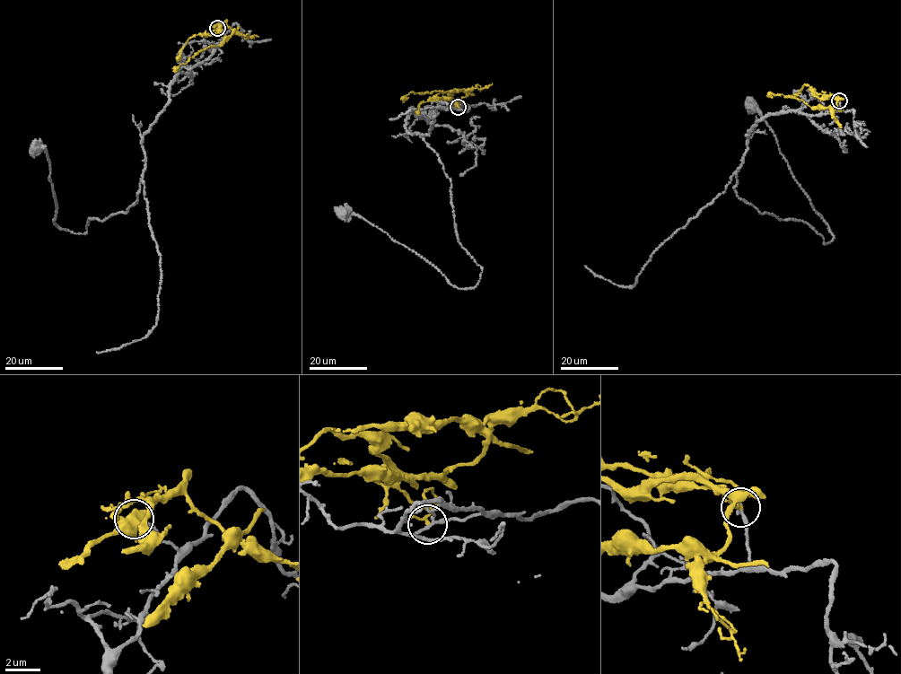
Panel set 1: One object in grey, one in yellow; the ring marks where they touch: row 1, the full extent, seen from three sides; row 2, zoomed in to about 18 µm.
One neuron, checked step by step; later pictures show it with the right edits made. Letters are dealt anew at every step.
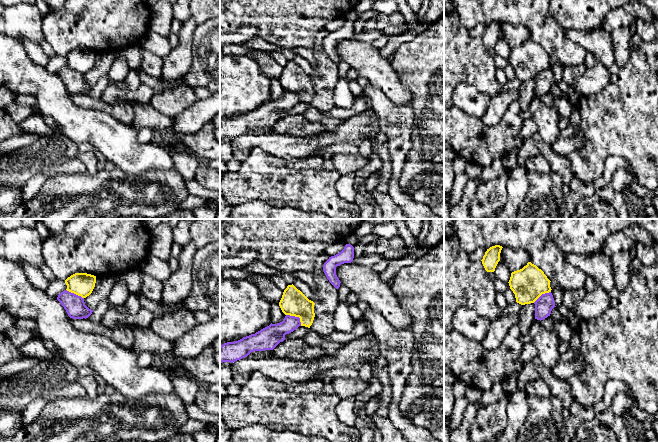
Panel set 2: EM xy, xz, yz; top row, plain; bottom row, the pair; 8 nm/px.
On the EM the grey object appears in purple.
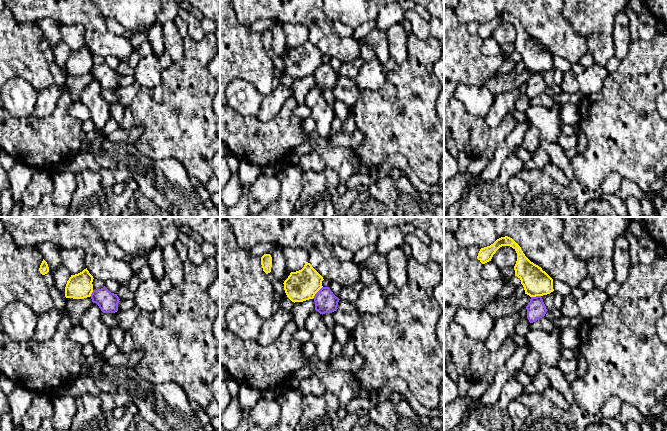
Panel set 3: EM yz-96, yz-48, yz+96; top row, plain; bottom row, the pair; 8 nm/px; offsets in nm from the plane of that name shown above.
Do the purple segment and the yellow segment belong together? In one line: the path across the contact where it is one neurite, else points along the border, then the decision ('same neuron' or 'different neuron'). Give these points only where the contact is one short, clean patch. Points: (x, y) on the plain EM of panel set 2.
border along xz (286, 90), (297, 92), (301, 101); different neuron

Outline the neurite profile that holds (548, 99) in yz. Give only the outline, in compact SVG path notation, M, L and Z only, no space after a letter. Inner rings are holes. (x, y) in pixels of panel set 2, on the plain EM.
M548 92L547 94L543 95L540 97L541 98L541 101L551 107L551 108L555 108L555 102L554 102L554 95L553 93L551 92Z

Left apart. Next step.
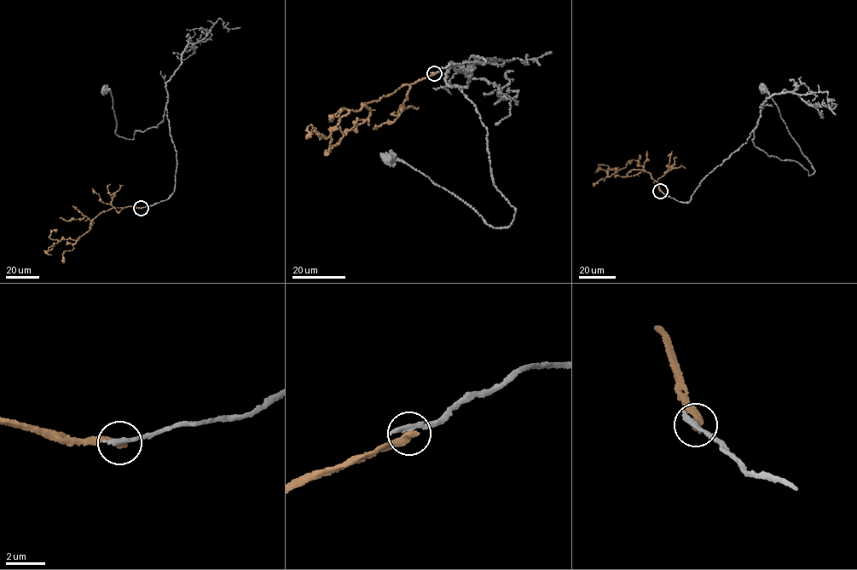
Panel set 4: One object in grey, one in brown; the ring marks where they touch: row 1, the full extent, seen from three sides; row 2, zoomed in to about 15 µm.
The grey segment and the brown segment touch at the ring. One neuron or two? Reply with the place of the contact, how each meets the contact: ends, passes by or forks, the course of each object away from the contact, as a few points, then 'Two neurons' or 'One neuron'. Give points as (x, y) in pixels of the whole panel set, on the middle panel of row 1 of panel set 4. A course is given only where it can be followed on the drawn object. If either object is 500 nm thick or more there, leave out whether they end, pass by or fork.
Place: (434, 73). At the ring grey ends. At the ring brown ends. Course of grey: (434, 73), (485, 60), (476, 56), (460, 89), (487, 130), (512, 223), (490, 226), (388, 158). Course of brown: (434, 73), (402, 85), (379, 100), (361, 103), (359, 110), (344, 115), (328, 137), (306, 130), (309, 124). Two neurons

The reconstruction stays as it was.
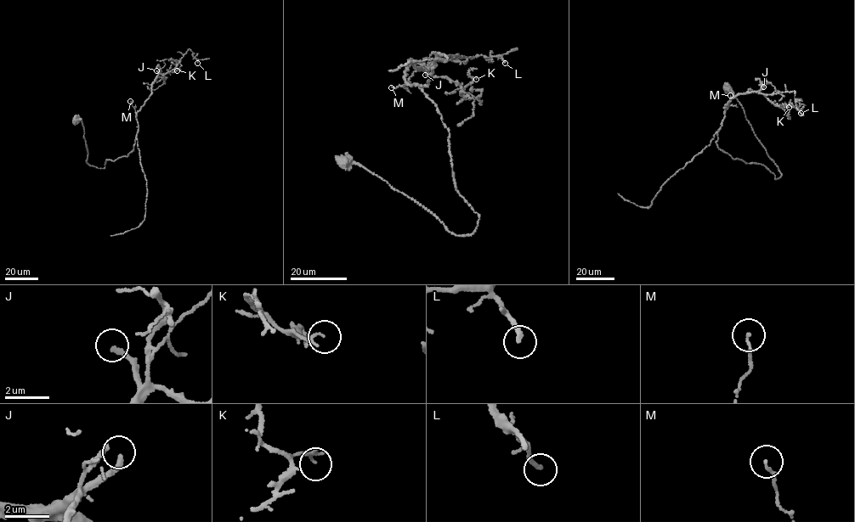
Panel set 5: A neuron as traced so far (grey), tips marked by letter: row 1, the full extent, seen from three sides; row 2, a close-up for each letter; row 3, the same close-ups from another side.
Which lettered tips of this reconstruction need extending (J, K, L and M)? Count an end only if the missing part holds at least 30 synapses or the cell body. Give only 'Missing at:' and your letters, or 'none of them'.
Missing at: J

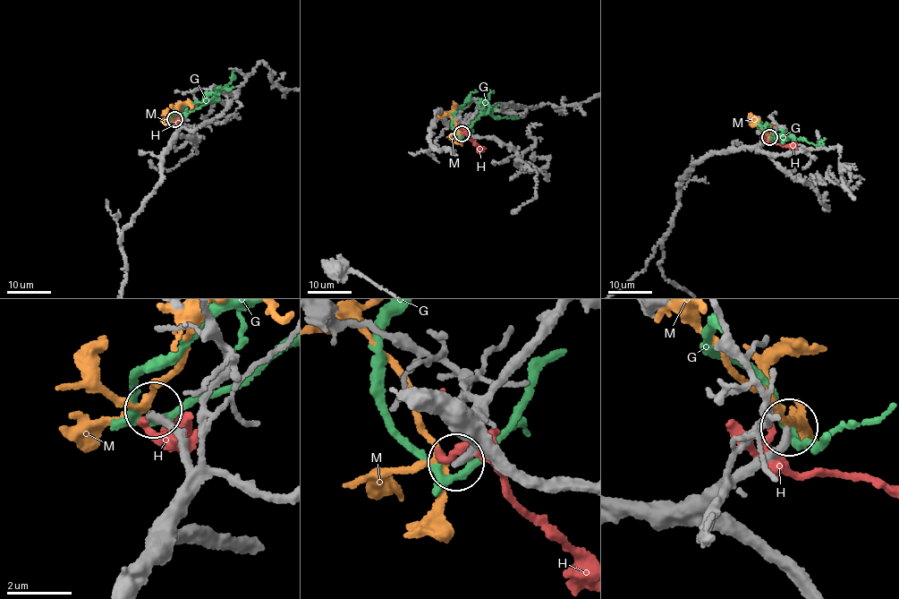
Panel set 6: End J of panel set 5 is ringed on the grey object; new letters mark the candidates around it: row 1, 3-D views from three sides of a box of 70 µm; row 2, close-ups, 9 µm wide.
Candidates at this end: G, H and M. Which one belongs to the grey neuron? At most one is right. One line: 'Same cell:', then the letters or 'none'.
Same cell: none

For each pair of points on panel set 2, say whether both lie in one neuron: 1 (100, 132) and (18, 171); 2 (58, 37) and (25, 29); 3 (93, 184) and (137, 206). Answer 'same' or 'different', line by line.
1: different
2: different
3: same

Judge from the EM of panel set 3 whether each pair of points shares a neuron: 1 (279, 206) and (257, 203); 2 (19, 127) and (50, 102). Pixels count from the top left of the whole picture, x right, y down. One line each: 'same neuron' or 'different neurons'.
1: different neurons
2: different neurons

